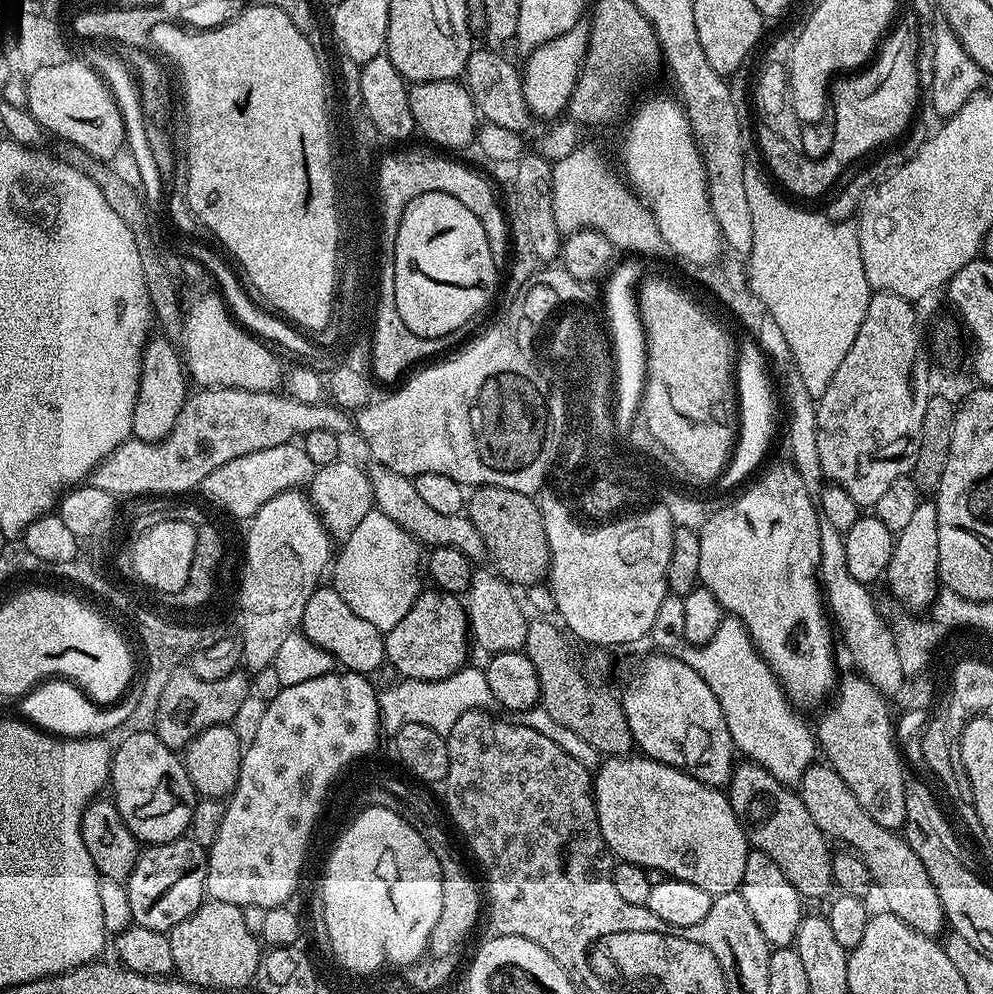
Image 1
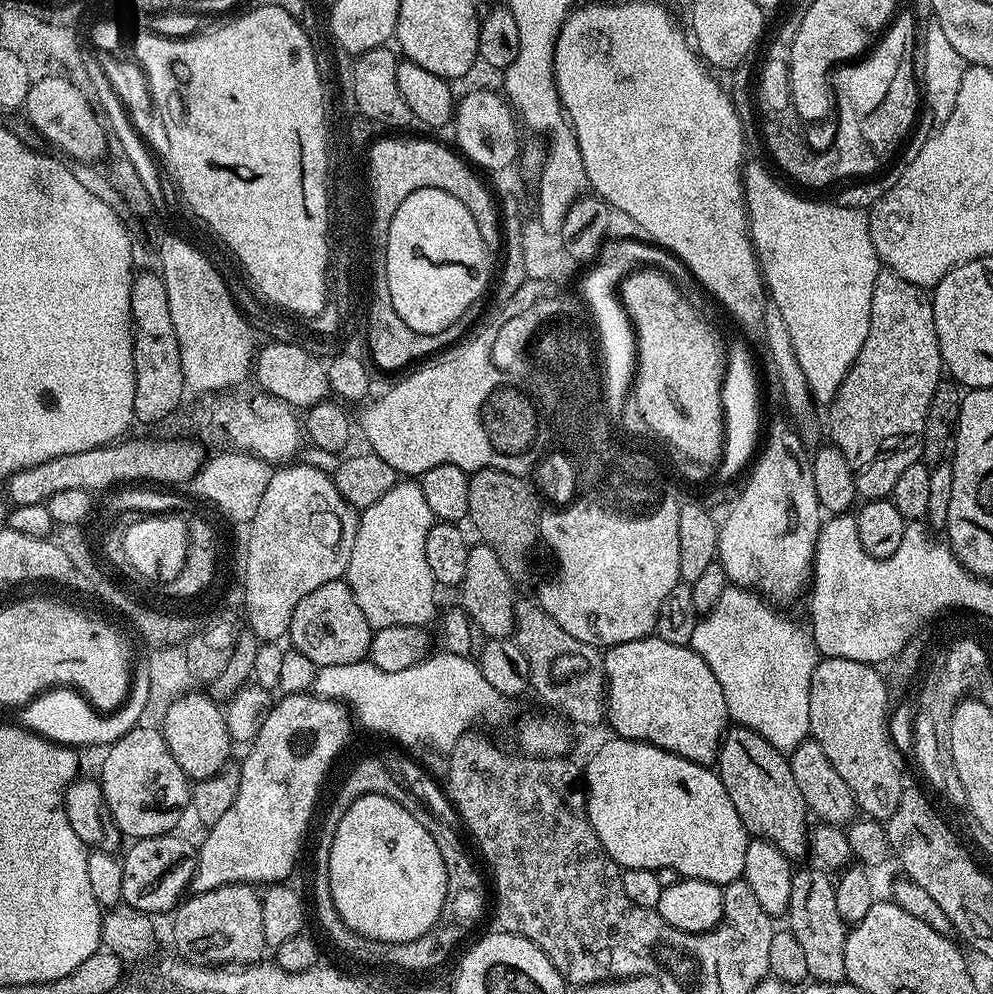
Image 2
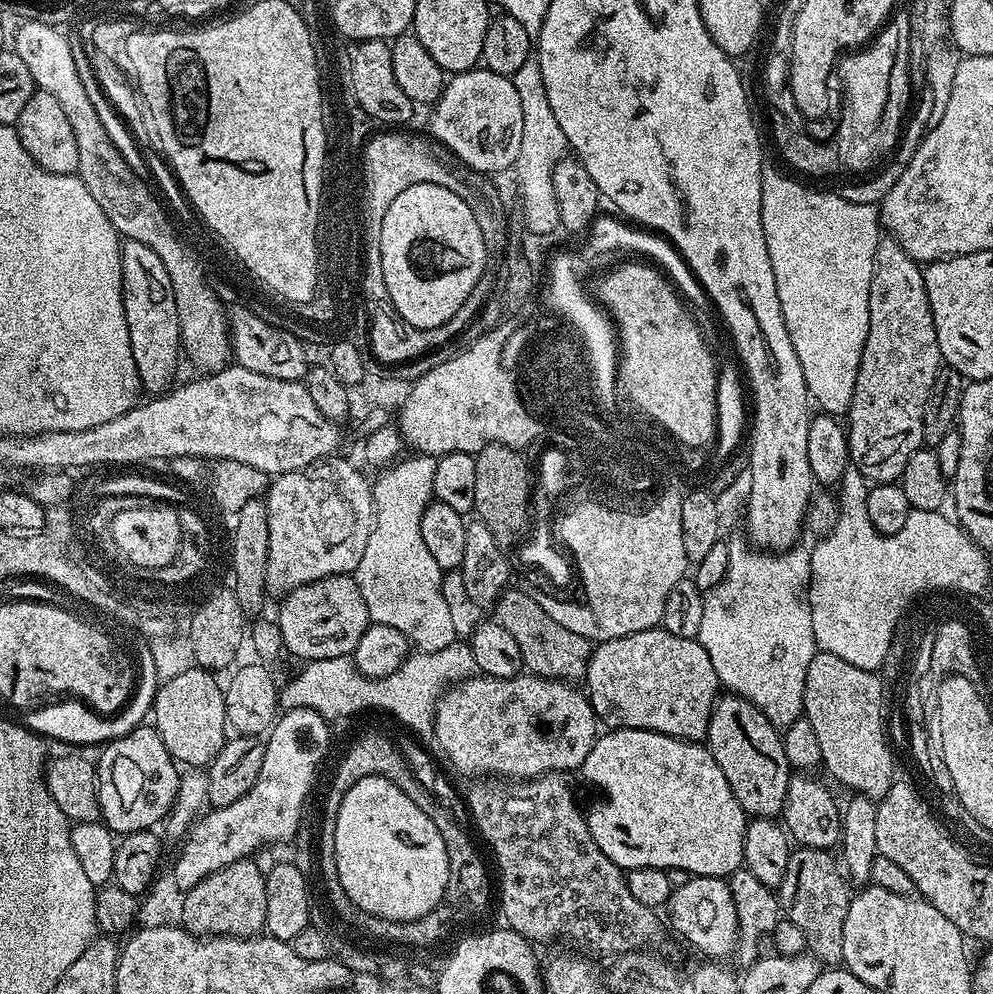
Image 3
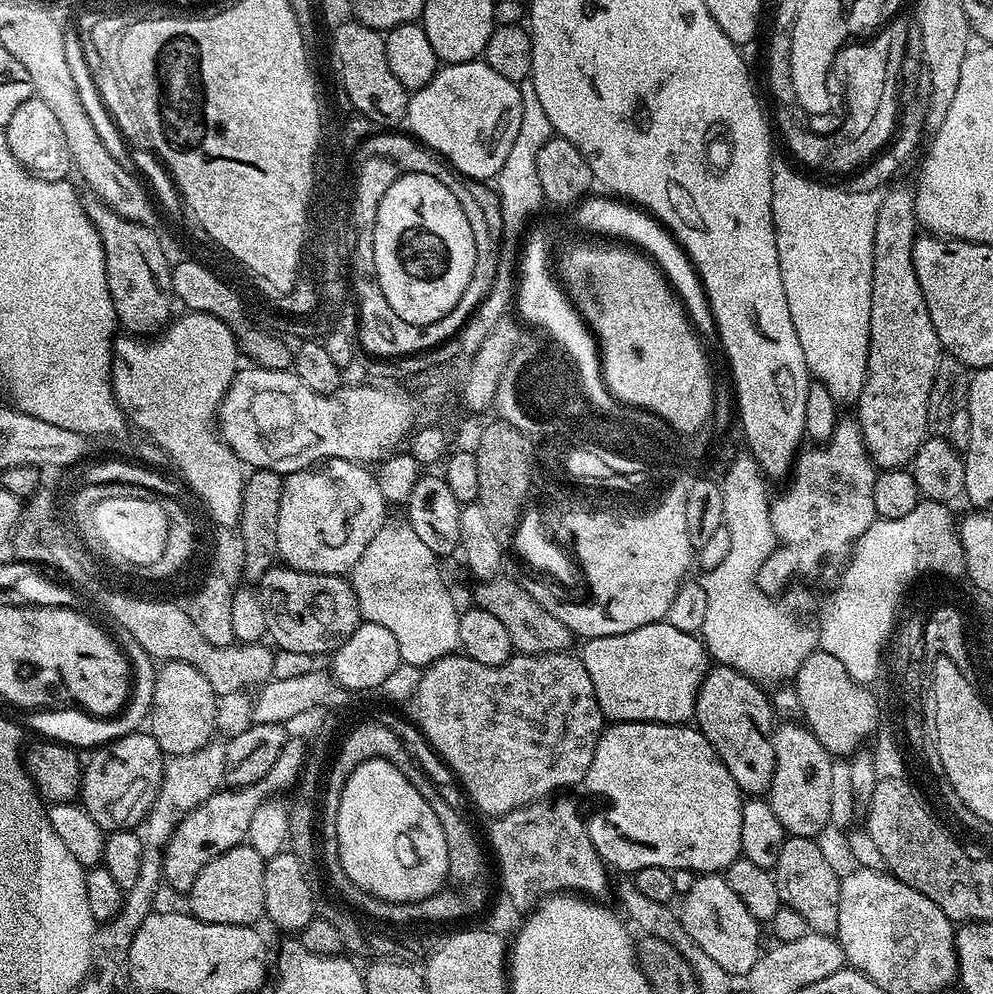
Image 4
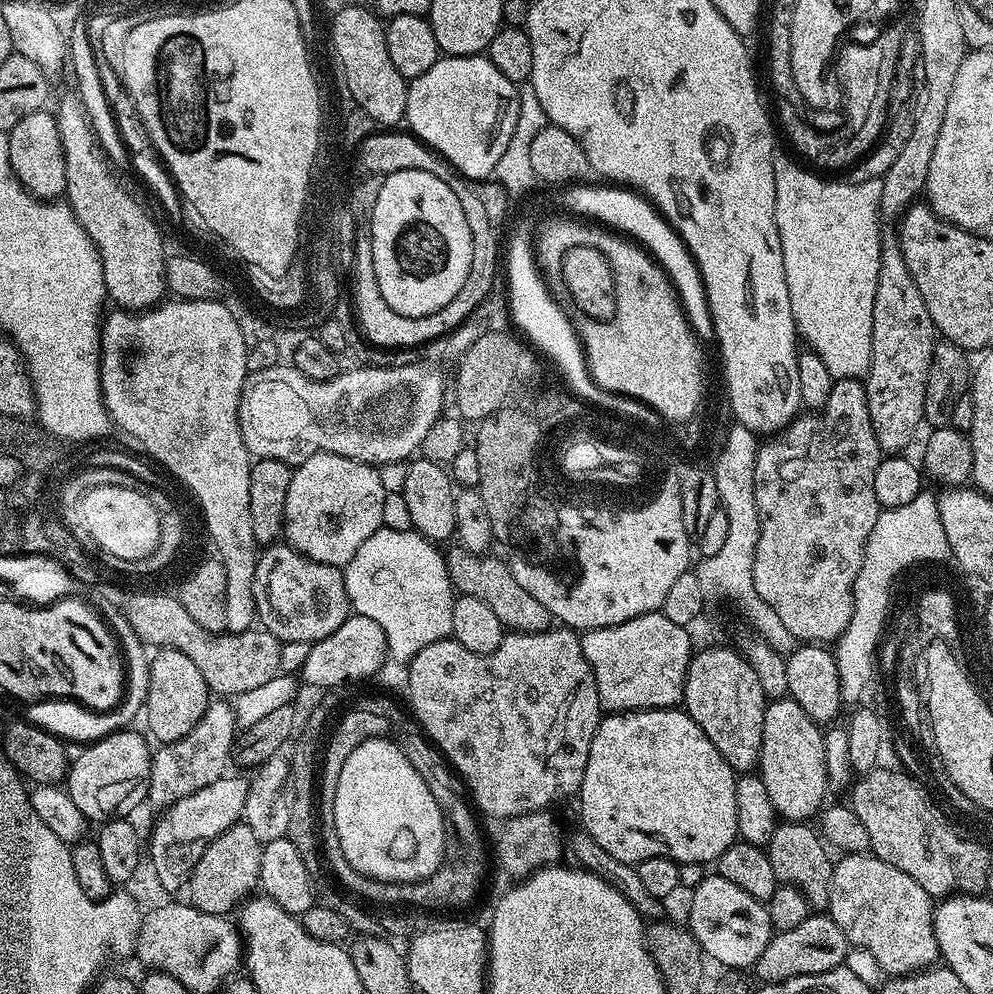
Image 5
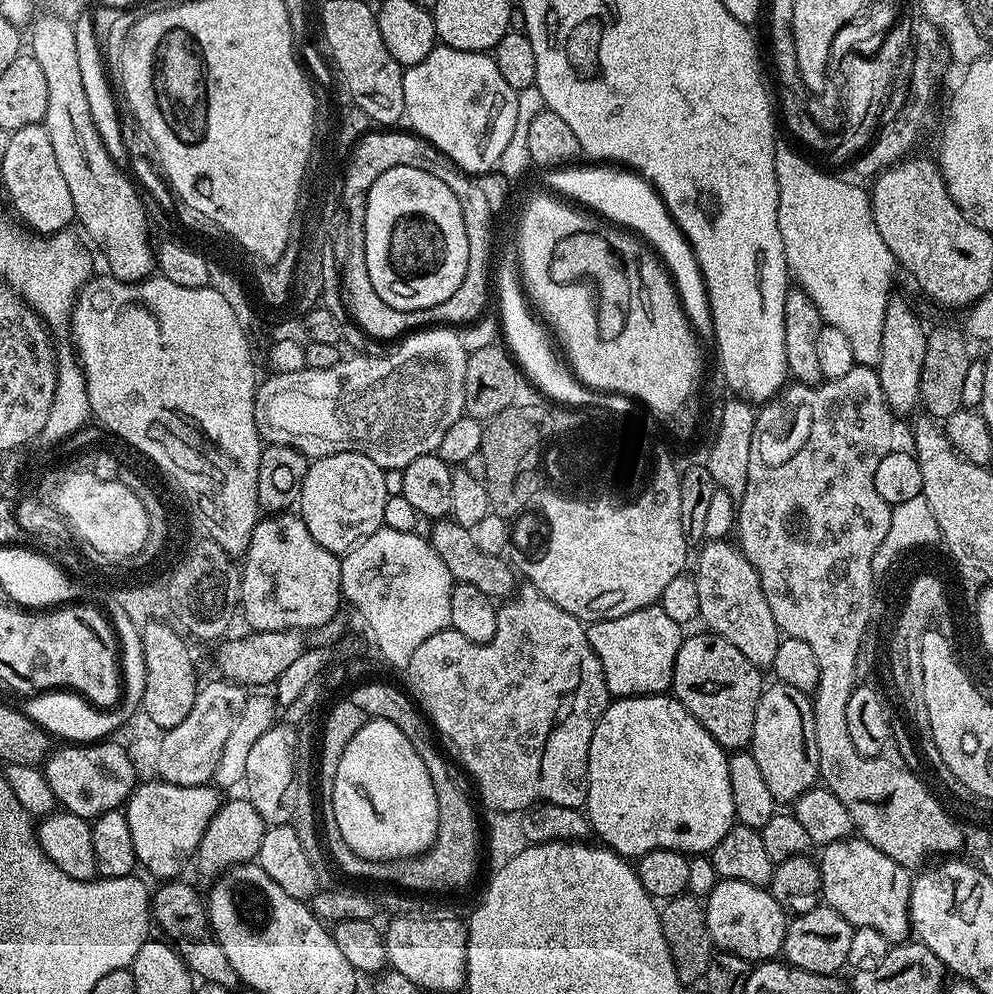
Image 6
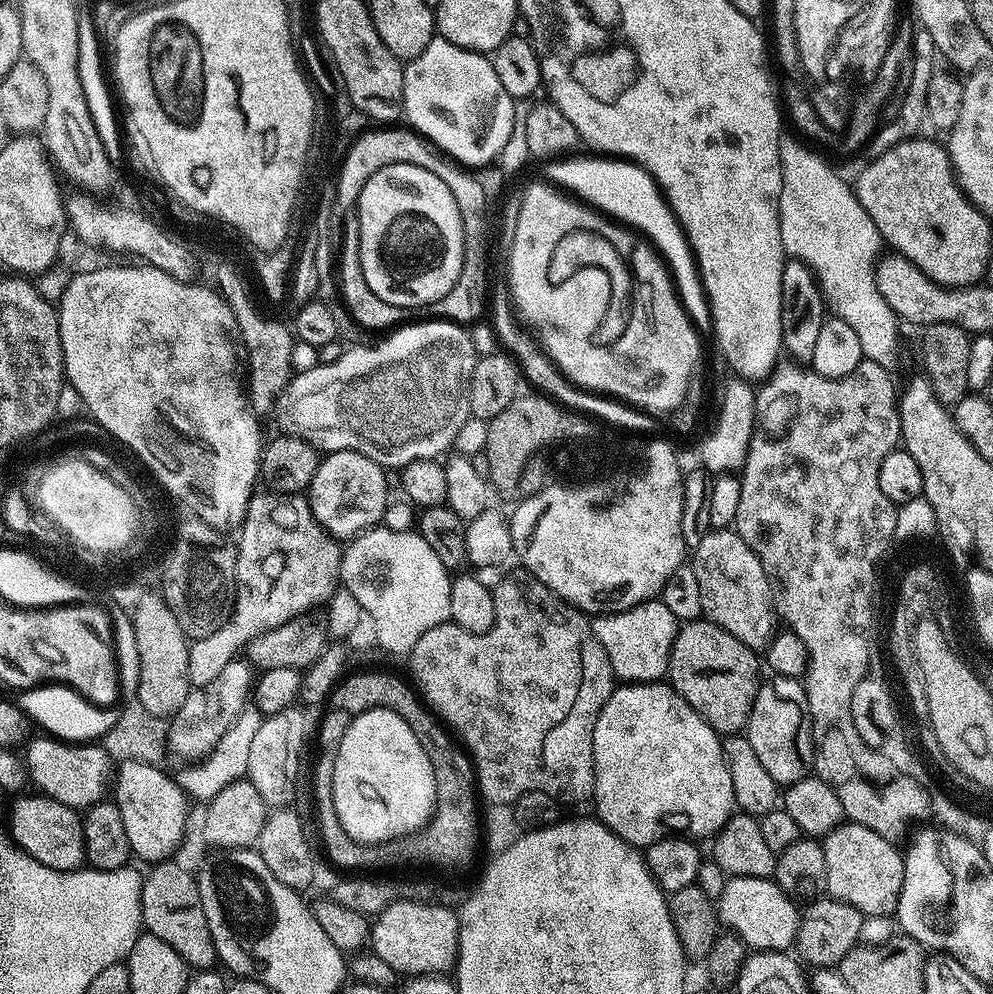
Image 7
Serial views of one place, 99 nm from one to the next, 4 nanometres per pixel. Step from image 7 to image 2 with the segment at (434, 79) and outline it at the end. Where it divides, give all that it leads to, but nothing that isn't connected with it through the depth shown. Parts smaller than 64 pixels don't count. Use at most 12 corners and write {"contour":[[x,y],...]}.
{"contour":[[498,92],[462,96],[452,126],[479,169],[513,162],[518,122]]}

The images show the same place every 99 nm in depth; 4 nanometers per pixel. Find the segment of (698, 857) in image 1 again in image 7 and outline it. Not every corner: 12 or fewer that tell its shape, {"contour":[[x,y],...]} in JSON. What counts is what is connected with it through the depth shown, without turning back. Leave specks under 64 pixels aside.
{"contour":[[668,682],[594,722],[595,819],[637,850],[715,837],[721,737]]}

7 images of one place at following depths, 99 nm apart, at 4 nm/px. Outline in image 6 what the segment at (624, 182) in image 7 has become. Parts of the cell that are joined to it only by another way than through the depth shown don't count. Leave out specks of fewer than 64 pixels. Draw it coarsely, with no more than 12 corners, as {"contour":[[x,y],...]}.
{"contour":[[612,166],[545,171],[539,191],[630,222],[658,244],[680,288],[705,288],[664,201]]}

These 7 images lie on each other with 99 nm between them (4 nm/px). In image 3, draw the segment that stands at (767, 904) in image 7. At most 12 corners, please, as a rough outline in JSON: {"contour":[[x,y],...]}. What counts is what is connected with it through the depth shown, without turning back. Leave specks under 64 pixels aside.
{"contour":[[692,876],[666,905],[672,928],[708,958],[737,947],[727,879]]}

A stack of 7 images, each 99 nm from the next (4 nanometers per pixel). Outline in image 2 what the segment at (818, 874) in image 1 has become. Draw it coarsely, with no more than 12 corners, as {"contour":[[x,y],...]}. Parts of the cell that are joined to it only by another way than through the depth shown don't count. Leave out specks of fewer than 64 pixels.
{"contour":[[732,726],[715,767],[749,837],[809,851],[788,756]]}

